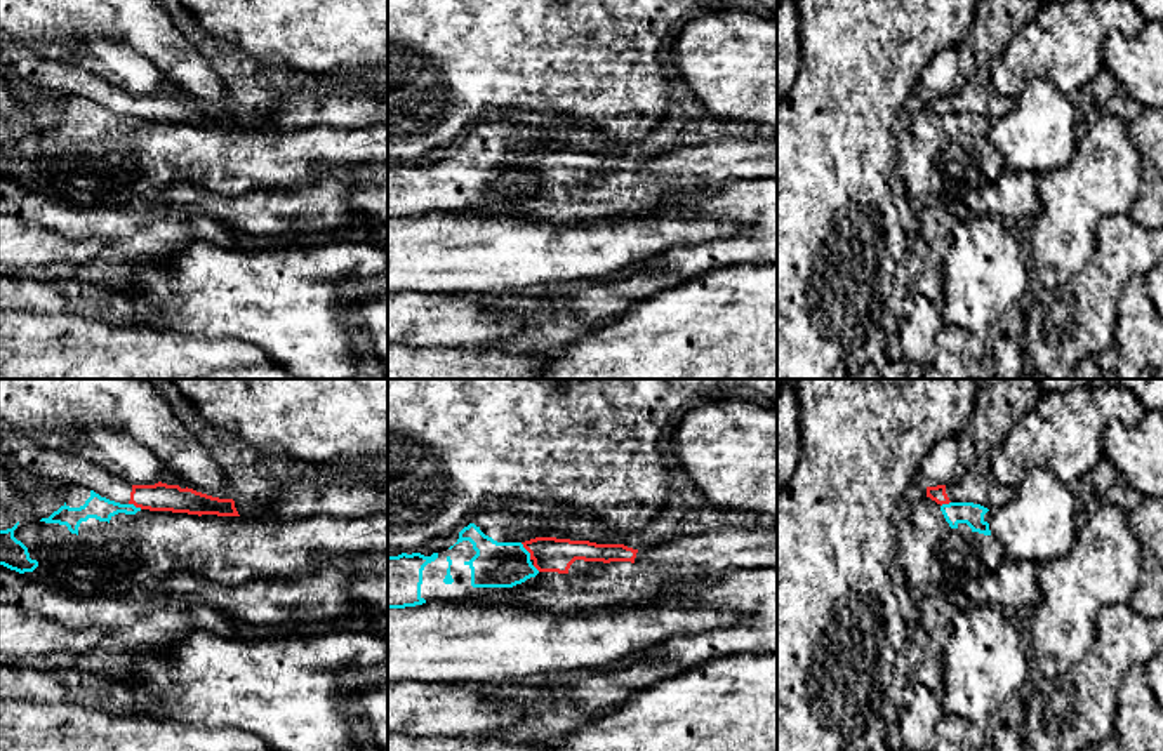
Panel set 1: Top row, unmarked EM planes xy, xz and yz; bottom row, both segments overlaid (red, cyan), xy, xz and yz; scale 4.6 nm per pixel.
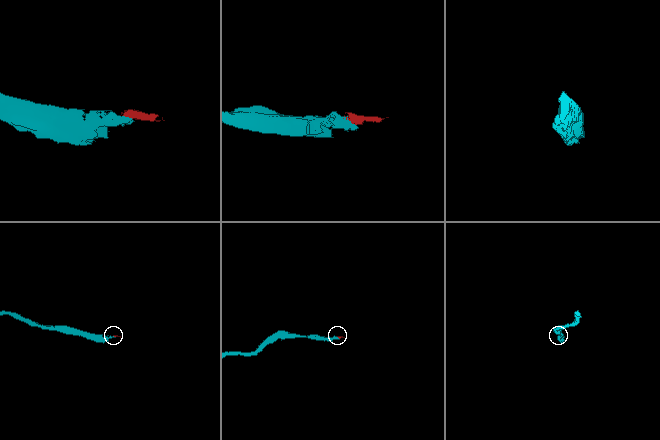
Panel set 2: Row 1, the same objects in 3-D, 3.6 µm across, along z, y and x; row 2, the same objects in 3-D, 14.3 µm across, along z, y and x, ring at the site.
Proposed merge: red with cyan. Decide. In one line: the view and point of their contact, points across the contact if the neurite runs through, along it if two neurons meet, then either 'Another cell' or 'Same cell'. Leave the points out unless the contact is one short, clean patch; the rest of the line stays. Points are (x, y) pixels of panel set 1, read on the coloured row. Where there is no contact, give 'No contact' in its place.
Touches red at xz (527, 550). Boundary: xz (520, 543), (531, 558). Another cell

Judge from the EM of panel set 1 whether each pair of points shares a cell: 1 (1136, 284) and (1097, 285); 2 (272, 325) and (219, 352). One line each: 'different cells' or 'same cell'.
1: different cells
2: different cells

